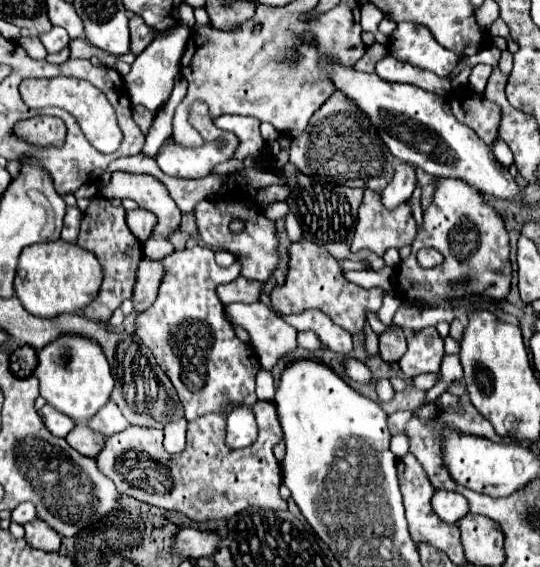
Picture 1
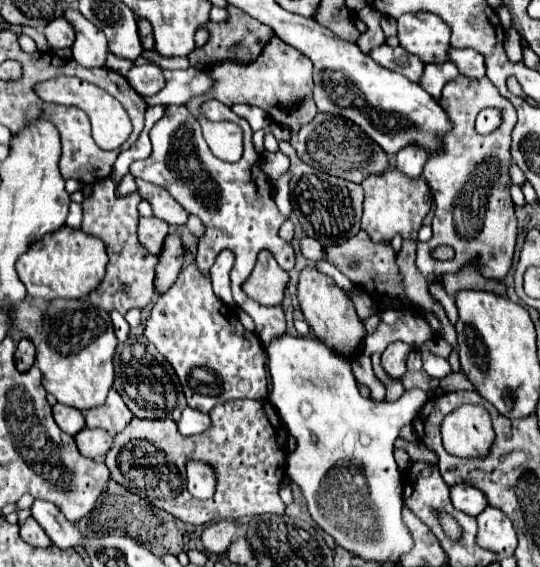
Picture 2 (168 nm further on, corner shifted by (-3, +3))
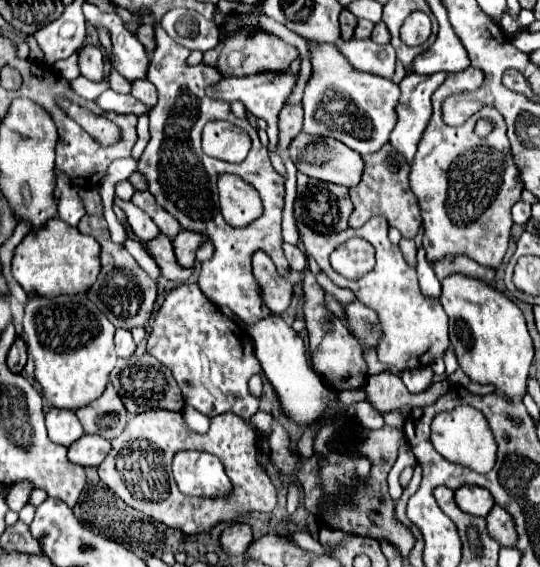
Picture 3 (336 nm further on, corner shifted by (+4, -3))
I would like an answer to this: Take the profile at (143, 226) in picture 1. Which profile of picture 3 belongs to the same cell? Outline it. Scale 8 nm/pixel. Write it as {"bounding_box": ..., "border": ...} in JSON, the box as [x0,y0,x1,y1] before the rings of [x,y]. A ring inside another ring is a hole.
{"bounding_box":[146,234,190,280],"border":[[[158,234],[156,238],[146,242],[148,252],[156,266],[160,268],[160,274],[168,280],[186,280],[190,276],[190,270],[184,270],[176,264],[176,258],[172,256],[172,242],[168,236]]]}

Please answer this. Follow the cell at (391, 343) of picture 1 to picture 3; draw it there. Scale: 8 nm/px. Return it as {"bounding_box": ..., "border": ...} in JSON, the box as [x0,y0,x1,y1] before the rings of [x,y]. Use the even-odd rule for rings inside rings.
{"bounding_box":[364,372,450,412],"border":[[[380,372],[380,374],[368,376],[368,380],[364,384],[368,400],[380,412],[398,410],[404,404],[428,406],[428,404],[436,402],[448,388],[450,388],[450,382],[442,380],[442,382],[432,384],[430,394],[410,394],[408,388],[404,386],[404,382],[400,380],[400,376],[396,376],[392,372]]]}

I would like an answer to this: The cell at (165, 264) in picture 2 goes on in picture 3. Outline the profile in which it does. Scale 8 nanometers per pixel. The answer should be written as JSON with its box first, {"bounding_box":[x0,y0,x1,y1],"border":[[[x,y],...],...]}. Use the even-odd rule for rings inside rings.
{"bounding_box":[172,230,206,268],"border":[[[182,230],[178,236],[172,238],[172,246],[174,246],[174,254],[176,254],[176,262],[182,268],[190,268],[194,264],[194,254],[196,248],[200,246],[200,242],[204,242],[206,238],[196,234],[196,232],[188,232]]]}

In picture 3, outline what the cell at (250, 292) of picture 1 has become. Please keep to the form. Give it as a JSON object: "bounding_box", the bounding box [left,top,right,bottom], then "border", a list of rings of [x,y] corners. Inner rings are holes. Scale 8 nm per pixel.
{"bounding_box":[252,252,292,314],"border":[[[256,252],[252,256],[252,272],[260,286],[262,302],[274,314],[284,312],[292,298],[292,284],[276,272],[274,262],[270,260],[270,256],[266,252]]]}

